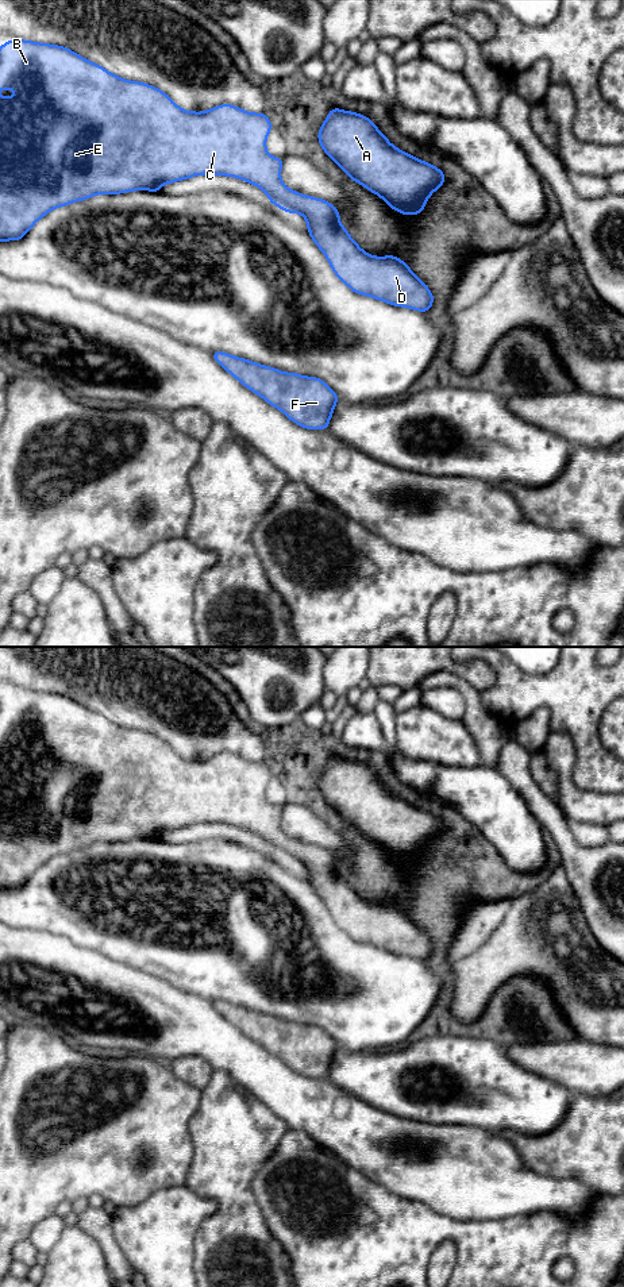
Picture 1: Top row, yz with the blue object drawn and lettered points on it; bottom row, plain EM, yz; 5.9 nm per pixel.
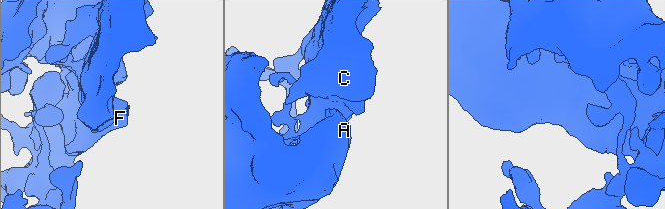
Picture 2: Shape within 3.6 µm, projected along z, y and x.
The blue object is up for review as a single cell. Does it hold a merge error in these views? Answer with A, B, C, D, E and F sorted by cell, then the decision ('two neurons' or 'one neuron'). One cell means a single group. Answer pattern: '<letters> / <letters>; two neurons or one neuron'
A B C D E F; one neuron

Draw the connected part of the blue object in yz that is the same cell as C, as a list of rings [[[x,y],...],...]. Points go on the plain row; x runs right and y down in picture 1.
[[[24,687],[0,694],[0,737],[16,739],[14,745],[0,745],[0,890],[19,889],[51,858],[95,843],[159,840],[165,832],[193,824],[230,824],[258,835],[286,862],[304,864],[312,889],[324,901],[335,924],[353,940],[419,960],[427,960],[434,952],[434,943],[404,909],[365,901],[340,872],[339,859],[332,852],[282,832],[284,806],[266,799],[266,786],[273,777],[266,762],[247,760],[231,752],[204,760],[184,759],[155,735],[119,727],[68,695]]]

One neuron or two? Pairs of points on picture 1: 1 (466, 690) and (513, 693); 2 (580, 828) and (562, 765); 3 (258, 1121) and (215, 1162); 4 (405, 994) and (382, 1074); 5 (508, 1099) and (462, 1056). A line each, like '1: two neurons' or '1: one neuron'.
1: two neurons
2: two neurons
3: one neuron
4: two neurons
5: one neuron

